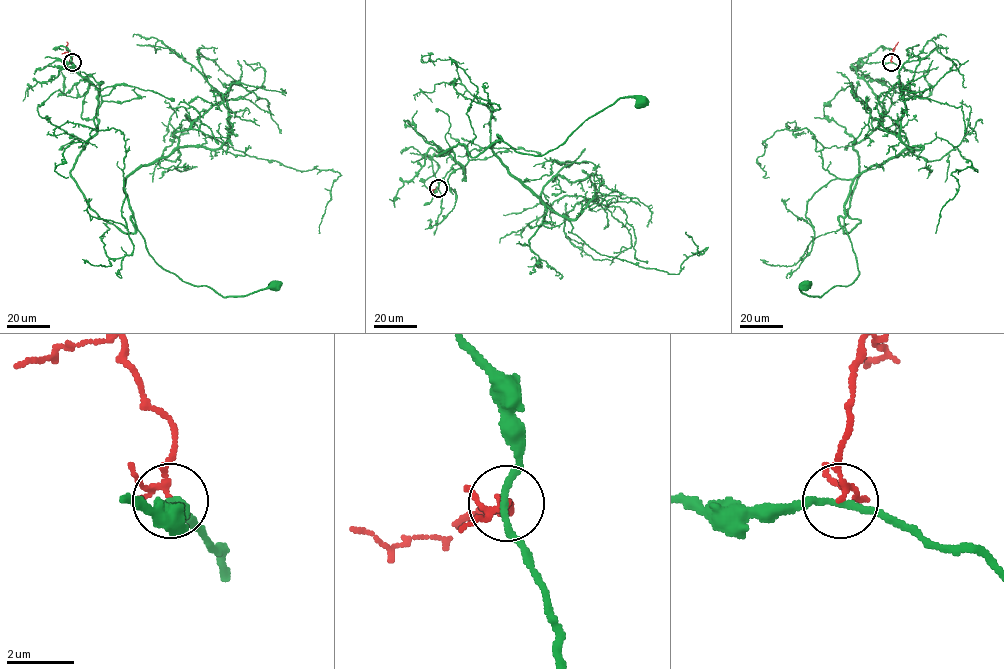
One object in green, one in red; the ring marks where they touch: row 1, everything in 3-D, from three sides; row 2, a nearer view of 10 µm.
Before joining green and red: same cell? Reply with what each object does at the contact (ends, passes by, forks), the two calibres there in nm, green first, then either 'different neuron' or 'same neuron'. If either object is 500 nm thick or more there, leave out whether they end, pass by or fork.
green passes by; red forks; calibres 190 and 110 nm; different neuron

